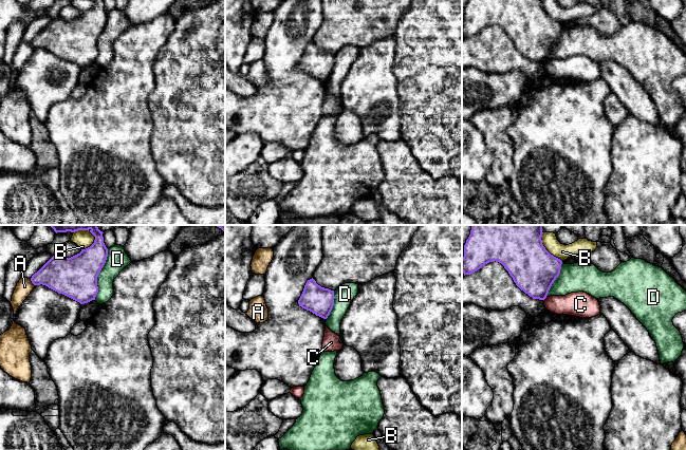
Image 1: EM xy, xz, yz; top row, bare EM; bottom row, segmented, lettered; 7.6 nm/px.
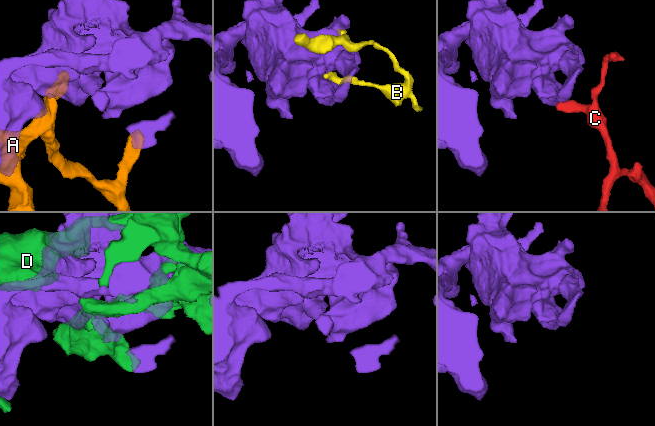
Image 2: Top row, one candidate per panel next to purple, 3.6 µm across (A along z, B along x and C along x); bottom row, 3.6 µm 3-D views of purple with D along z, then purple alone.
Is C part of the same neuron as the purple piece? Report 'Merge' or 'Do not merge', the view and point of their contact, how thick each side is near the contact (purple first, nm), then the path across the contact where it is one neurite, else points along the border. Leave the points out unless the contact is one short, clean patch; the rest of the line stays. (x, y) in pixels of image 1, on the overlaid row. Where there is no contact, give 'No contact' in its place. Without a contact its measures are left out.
Do not merge. Touches purple at yz (544, 298). Thickness 360 nm (purple) against 180 nm. Boundary: yz (547, 297), (543, 300)

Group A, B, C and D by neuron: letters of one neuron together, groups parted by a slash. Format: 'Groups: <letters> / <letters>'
Groups: A / B / C / D

